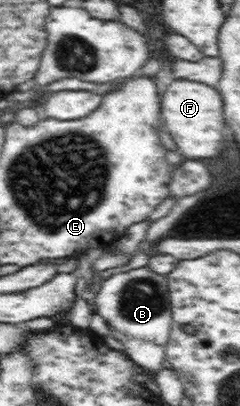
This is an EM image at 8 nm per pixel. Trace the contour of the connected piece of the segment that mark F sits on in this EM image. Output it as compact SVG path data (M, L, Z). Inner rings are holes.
M175 78L161 96L161 113L164 128L172 134L179 154L186 159L212 158L224 147L223 100L216 88L202 82L192 82L184 78Z

